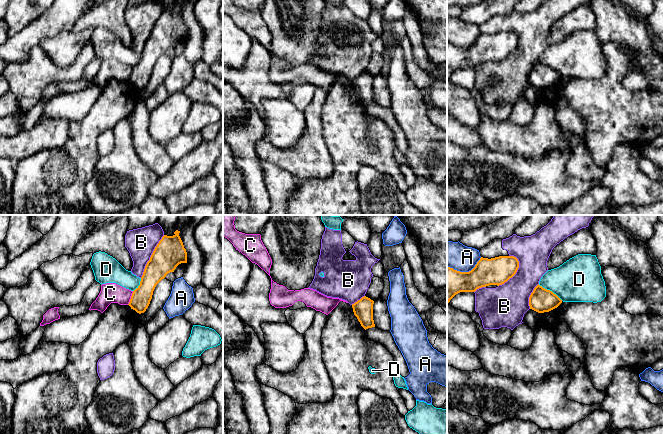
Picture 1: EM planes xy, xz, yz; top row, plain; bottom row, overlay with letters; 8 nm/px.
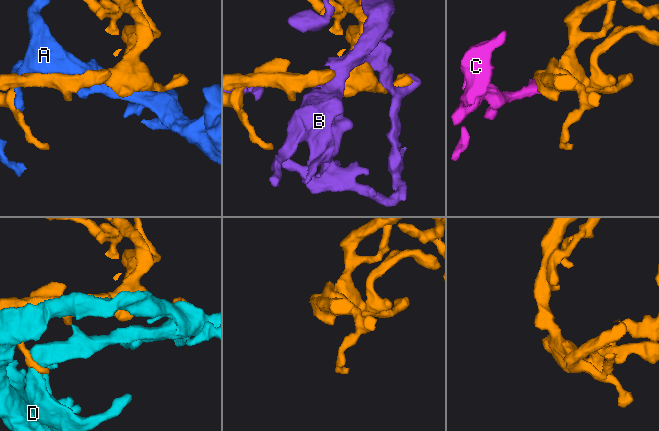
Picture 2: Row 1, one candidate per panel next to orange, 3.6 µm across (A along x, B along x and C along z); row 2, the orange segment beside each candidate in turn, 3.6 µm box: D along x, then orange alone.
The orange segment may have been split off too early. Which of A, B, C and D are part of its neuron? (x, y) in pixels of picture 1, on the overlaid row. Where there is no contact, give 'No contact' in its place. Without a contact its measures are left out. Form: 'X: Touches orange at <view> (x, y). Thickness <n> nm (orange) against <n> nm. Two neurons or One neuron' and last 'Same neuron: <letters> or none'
A: Touches orange at yz (465, 272). Thickness 240 nm (orange) against 220 nm. Two neurons
B: Touches orange at xy (151, 256). Thickness 240 nm (orange) against 240 nm. Two neurons
C: Touches orange at xy (131, 298). Thickness 160 nm (orange) against 160 nm. Two neurons
D: Touches orange at yz (549, 290). Thickness 200 nm (orange) against 360 nm. Two neurons
Same neuron: none

